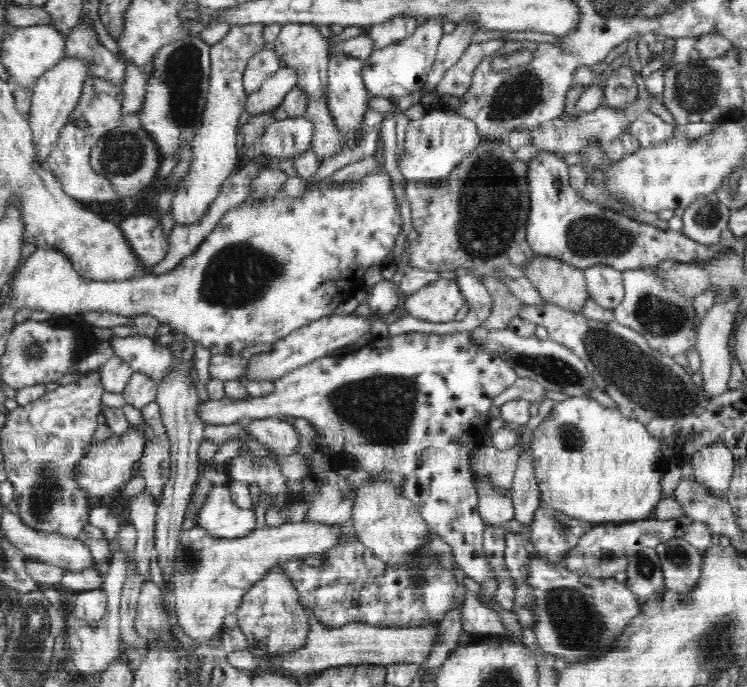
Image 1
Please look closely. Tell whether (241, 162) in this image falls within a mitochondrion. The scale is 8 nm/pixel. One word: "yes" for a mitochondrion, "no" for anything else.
no

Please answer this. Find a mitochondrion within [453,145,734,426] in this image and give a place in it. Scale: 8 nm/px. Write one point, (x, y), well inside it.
(632, 372)

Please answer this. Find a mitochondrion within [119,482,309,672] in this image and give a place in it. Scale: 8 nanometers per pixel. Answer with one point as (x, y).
(190, 560)

